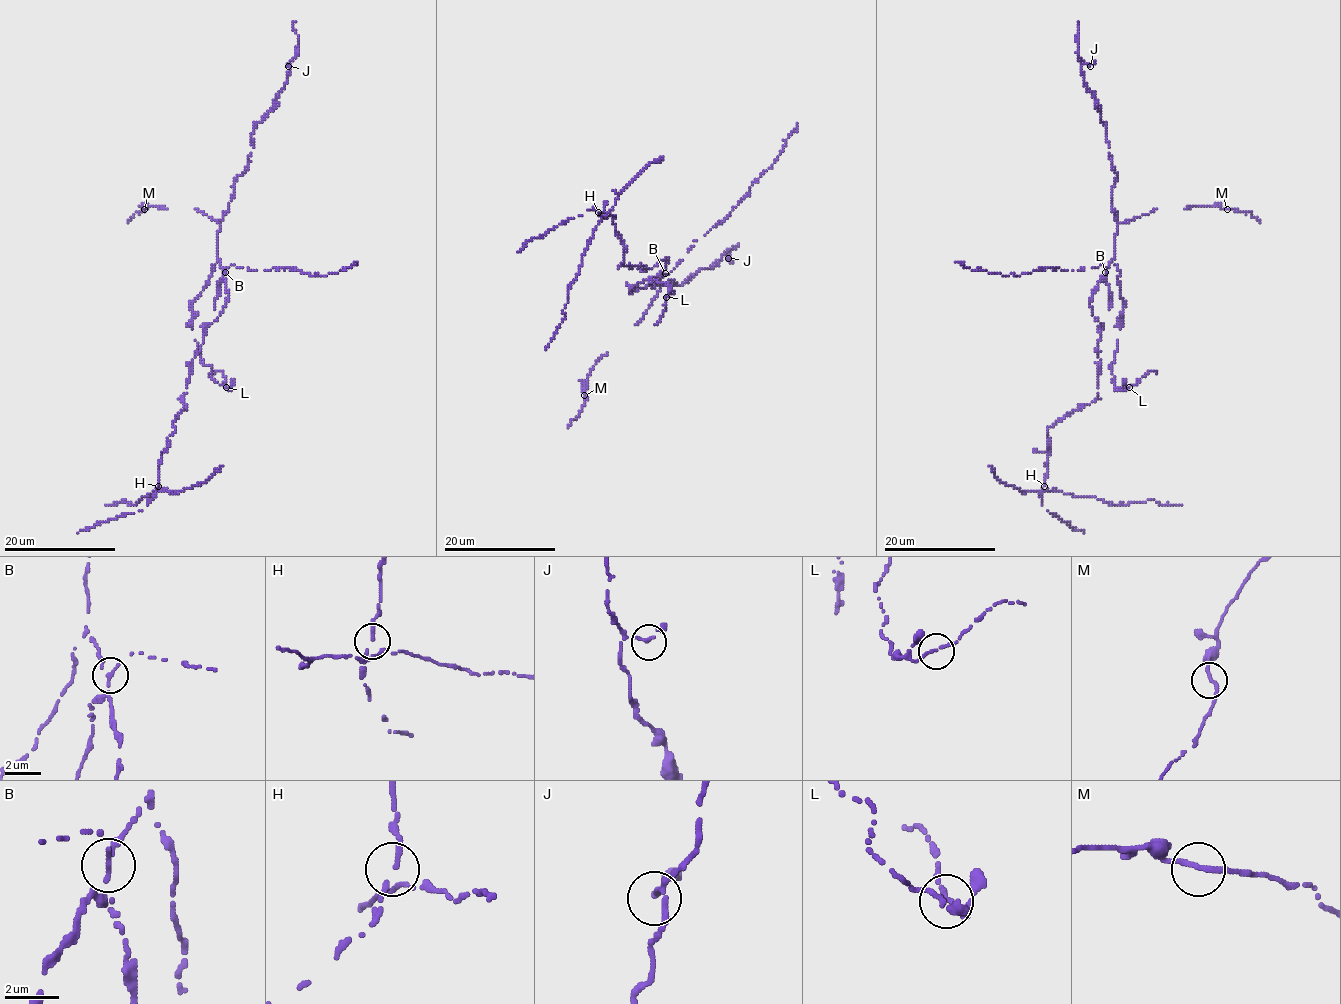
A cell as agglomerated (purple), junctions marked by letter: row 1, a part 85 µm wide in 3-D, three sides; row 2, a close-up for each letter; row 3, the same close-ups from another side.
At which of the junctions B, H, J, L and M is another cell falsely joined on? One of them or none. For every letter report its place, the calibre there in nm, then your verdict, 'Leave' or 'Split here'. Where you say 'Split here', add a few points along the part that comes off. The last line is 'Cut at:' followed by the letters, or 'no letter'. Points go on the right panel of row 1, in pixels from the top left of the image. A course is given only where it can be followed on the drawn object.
B: Place: (1105, 272). Thickness 170 nm. Split here. Course of the part to remove: (1105, 272), (1104, 265), (1073, 270), (1045, 268), (1015, 277), (971, 270), (956, 263)
H: Place: (1044, 486). Thickness 180 nm. Leave
J: Place: (1090, 66). Thickness 180 nm. Leave
L: Place: (1129, 387). Thickness 170 nm. Leave
M: Place: (1227, 209). Thickness 200 nm. Leave
Cut at: B

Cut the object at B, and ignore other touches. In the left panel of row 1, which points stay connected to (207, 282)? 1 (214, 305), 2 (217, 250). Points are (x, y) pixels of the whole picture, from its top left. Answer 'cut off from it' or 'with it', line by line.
1: cut off from it
2: with it

